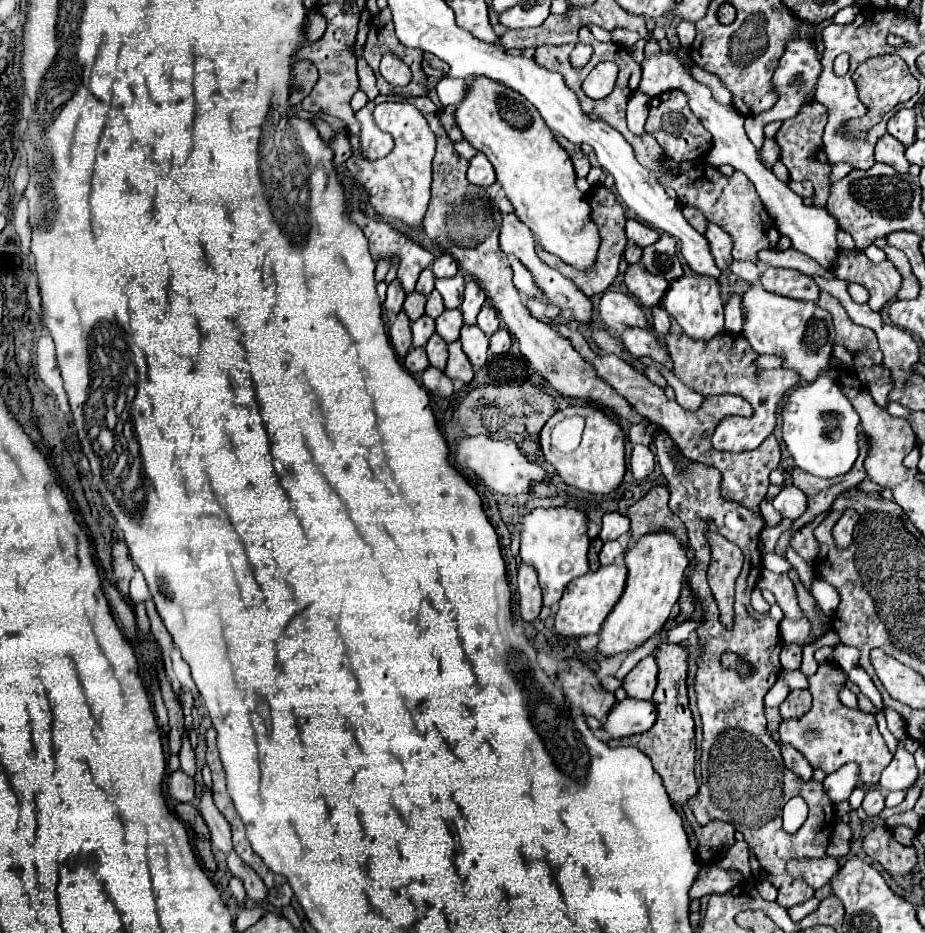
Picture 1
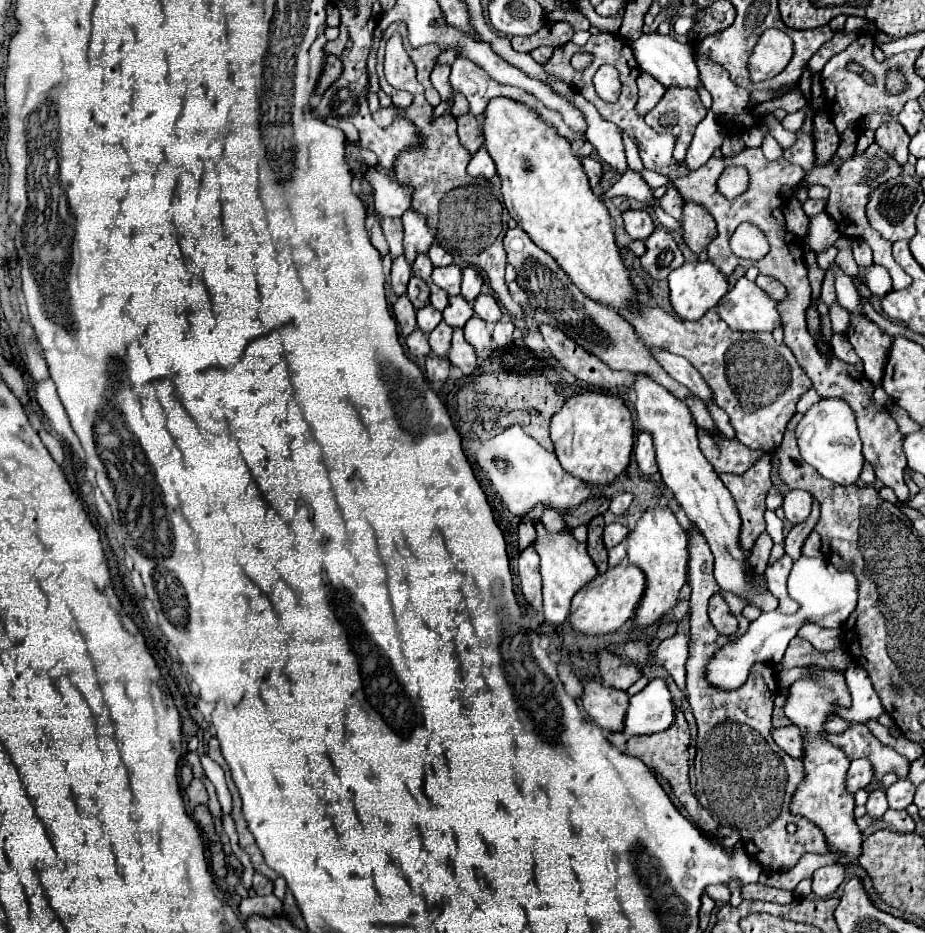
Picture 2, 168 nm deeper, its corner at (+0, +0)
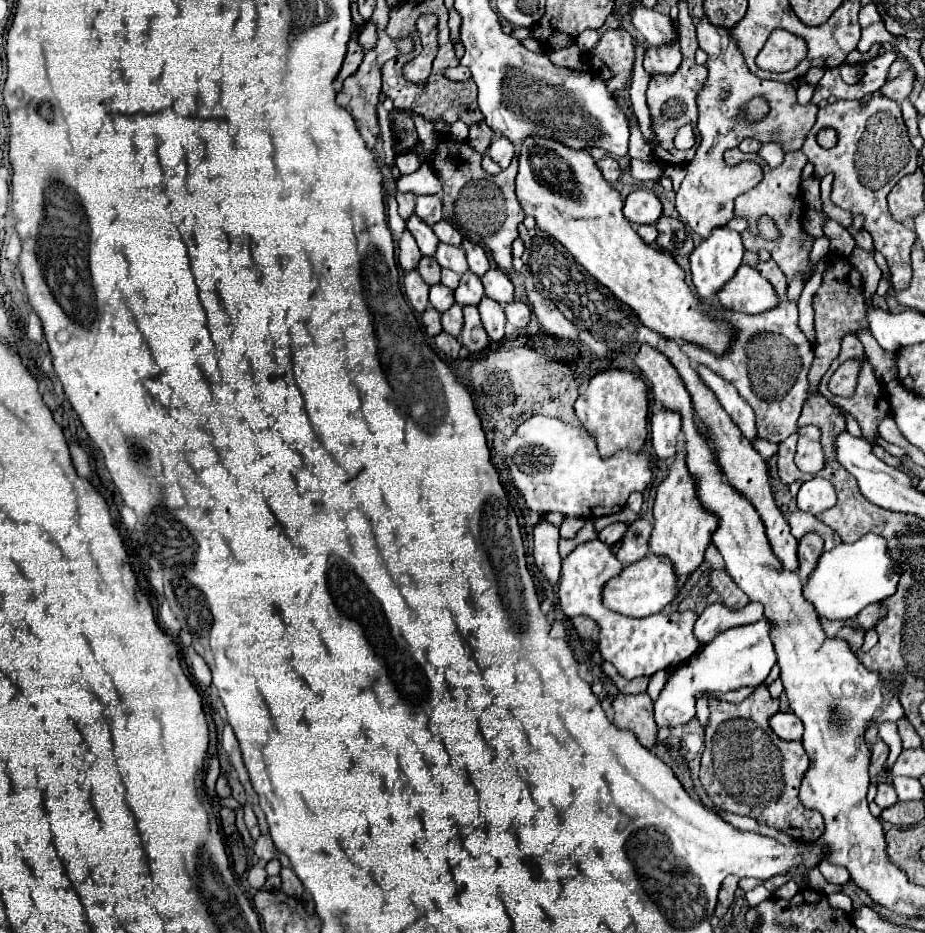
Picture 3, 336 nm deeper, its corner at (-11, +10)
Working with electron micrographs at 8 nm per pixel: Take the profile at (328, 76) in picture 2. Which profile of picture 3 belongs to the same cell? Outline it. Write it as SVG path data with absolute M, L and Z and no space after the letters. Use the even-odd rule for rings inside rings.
M351 38L351 40L349 40L349 48L347 48L347 56L345 56L345 62L343 62L341 72L337 74L337 80L335 80L337 90L339 90L339 86L343 84L343 80L345 80L347 76L351 76L351 74L359 68L359 64L363 62L363 56L365 56L363 46L357 42L357 38Z

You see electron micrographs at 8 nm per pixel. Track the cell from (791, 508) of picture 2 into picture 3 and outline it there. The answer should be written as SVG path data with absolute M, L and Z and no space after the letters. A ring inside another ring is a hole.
M811 478L807 482L803 482L799 494L797 494L797 506L803 512L809 512L813 516L833 508L837 504L837 494L835 494L835 486L825 480L825 478Z

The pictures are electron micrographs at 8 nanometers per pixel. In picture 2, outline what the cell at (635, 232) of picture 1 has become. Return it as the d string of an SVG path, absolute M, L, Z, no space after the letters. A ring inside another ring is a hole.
M628 210L622 214L624 228L632 240L646 240L654 232L654 222L644 210Z

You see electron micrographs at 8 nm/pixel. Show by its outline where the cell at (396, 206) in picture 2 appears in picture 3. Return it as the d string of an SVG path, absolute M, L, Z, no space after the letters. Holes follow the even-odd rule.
M423 164L417 172L409 176L401 176L397 182L399 190L415 192L415 194L439 194L443 190L443 184L439 182L437 174L433 172L433 166Z

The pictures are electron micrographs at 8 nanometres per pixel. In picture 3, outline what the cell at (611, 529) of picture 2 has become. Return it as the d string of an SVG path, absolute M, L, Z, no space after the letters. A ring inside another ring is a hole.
M617 522L617 524L605 526L605 528L597 534L597 538L599 538L601 542L605 542L607 546L615 546L615 544L623 538L623 534L625 534L625 532L627 532L627 524Z

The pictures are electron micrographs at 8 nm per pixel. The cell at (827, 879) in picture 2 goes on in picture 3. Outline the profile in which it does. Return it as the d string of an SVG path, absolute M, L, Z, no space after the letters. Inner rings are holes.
M823 860L823 862L819 864L819 870L821 870L821 874L825 876L825 880L831 882L831 884L845 884L845 882L849 882L847 870L841 868L841 866L835 866L835 864L827 862L827 860Z

